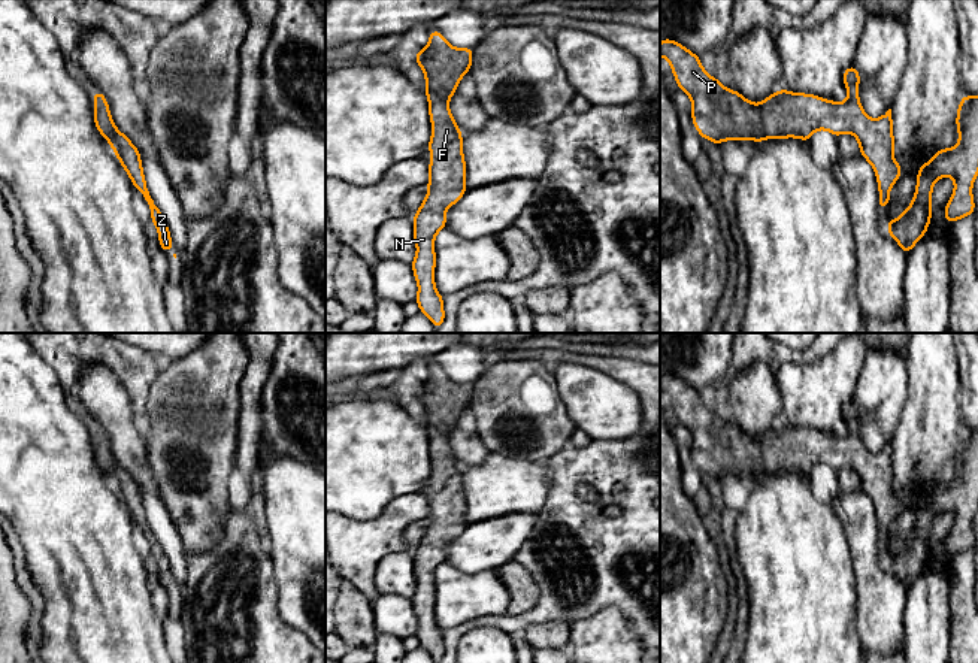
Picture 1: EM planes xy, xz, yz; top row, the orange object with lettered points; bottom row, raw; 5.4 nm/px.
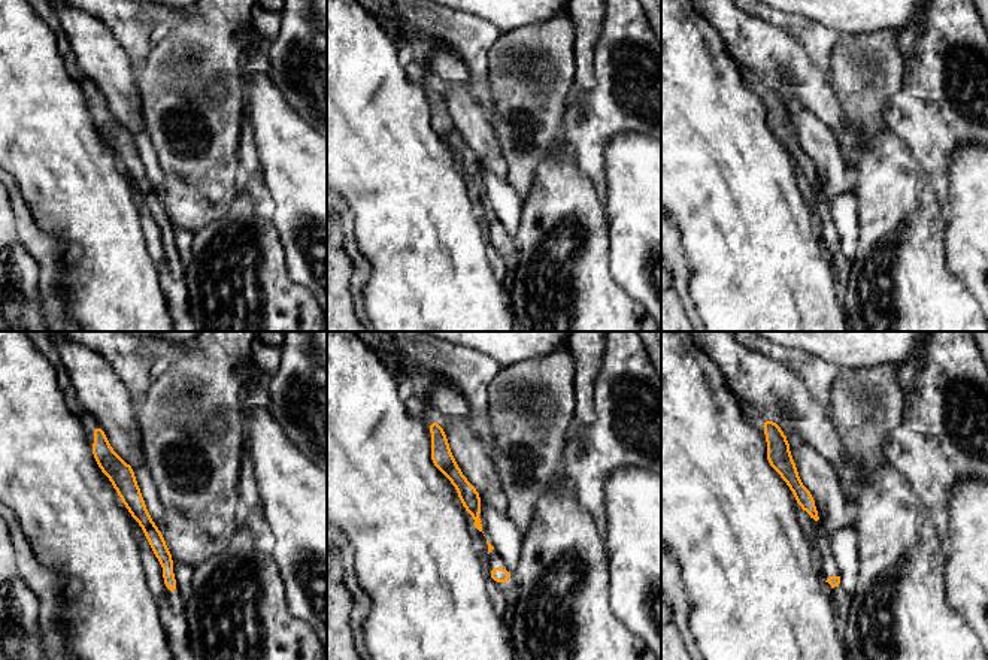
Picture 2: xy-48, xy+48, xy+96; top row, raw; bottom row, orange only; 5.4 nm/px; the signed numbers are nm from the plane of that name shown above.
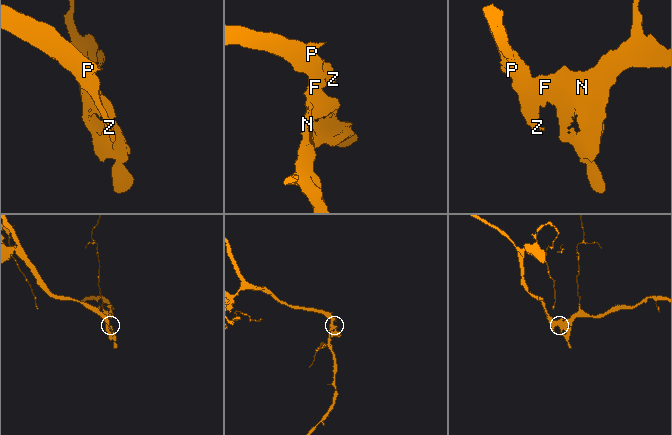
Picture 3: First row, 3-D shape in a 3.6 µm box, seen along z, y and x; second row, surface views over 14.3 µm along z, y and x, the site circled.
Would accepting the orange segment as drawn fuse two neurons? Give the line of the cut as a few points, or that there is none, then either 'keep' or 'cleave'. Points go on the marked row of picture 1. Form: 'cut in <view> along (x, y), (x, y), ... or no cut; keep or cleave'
no cut; keep

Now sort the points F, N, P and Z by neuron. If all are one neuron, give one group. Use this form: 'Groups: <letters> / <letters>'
Groups: F N P Z

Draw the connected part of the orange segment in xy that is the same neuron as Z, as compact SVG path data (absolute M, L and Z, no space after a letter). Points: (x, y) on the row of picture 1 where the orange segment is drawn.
M93 91L94 97L94 125L99 133L109 142L116 158L130 176L133 187L137 188L151 209L151 221L158 230L160 249L170 252L173 249L169 225L161 215L160 208L149 196L139 149L122 134L113 124L109 105L102 91Z

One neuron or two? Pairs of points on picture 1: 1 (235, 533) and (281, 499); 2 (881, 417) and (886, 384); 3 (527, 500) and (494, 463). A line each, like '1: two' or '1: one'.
1: two
2: one
3: one

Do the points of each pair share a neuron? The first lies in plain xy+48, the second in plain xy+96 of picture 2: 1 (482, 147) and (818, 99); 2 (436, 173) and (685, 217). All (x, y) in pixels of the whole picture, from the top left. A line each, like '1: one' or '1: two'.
1: two
2: one

